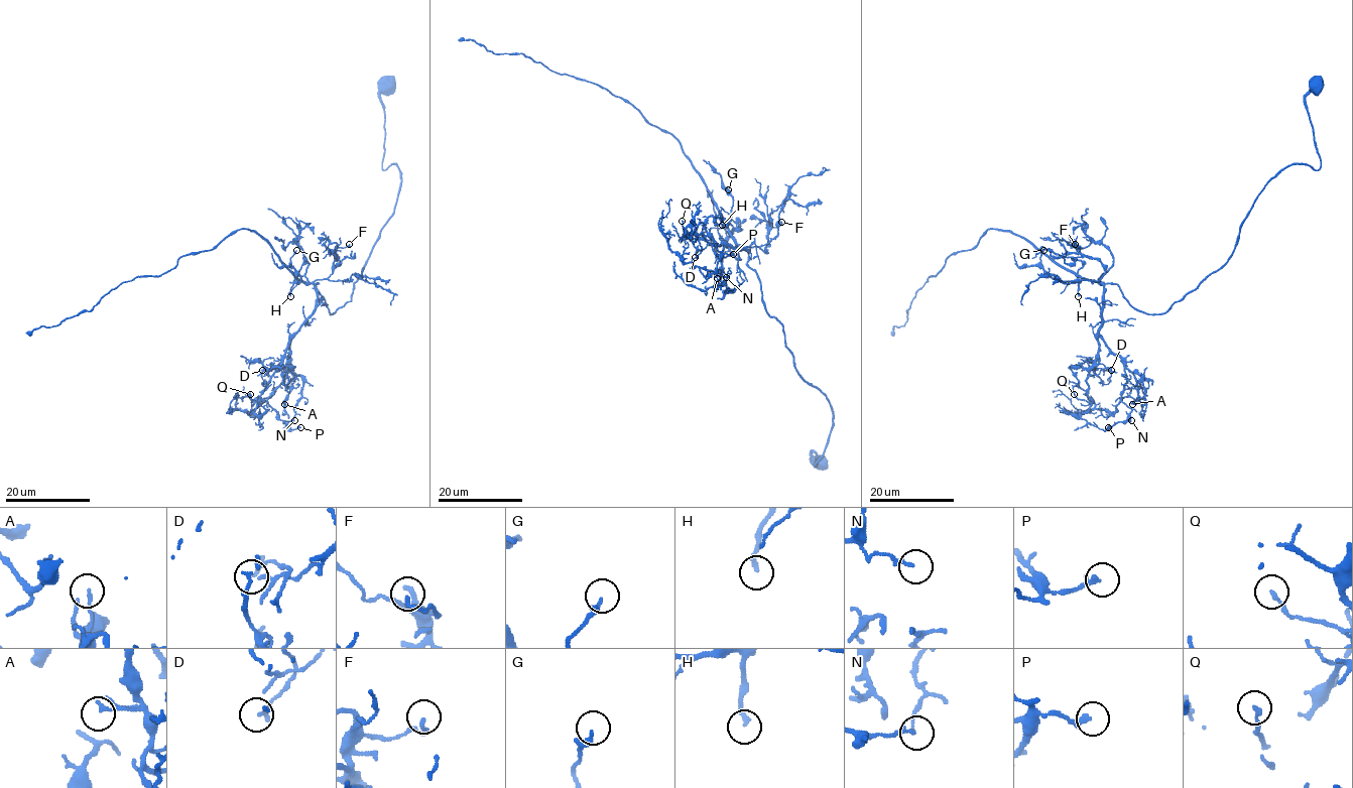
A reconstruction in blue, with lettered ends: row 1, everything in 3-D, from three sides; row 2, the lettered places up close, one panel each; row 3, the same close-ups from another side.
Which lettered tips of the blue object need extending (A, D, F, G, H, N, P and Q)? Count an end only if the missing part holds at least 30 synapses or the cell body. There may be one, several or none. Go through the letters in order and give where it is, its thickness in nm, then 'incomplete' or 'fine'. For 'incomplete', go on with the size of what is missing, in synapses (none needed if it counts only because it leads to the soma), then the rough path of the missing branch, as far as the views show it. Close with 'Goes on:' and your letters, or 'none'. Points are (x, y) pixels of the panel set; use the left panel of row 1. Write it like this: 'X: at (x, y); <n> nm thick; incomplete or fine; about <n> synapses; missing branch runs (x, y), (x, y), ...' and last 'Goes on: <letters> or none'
A: at (284, 404); 150 nm thick; fine
D: at (262, 370); 170 nm thick; fine
F: at (349, 244); 160 nm thick; fine
G: at (296, 250); 240 nm thick; fine
H: at (290, 296); 220 nm thick; incomplete; about 30 synapses; missing branch runs (290, 296), (291, 301), (266, 349), (266, 357)
N: at (294, 420); 150 nm thick; fine
P: at (300, 427); 240 nm thick; fine
Q: at (250, 394); 170 nm thick; fine
Goes on: H

